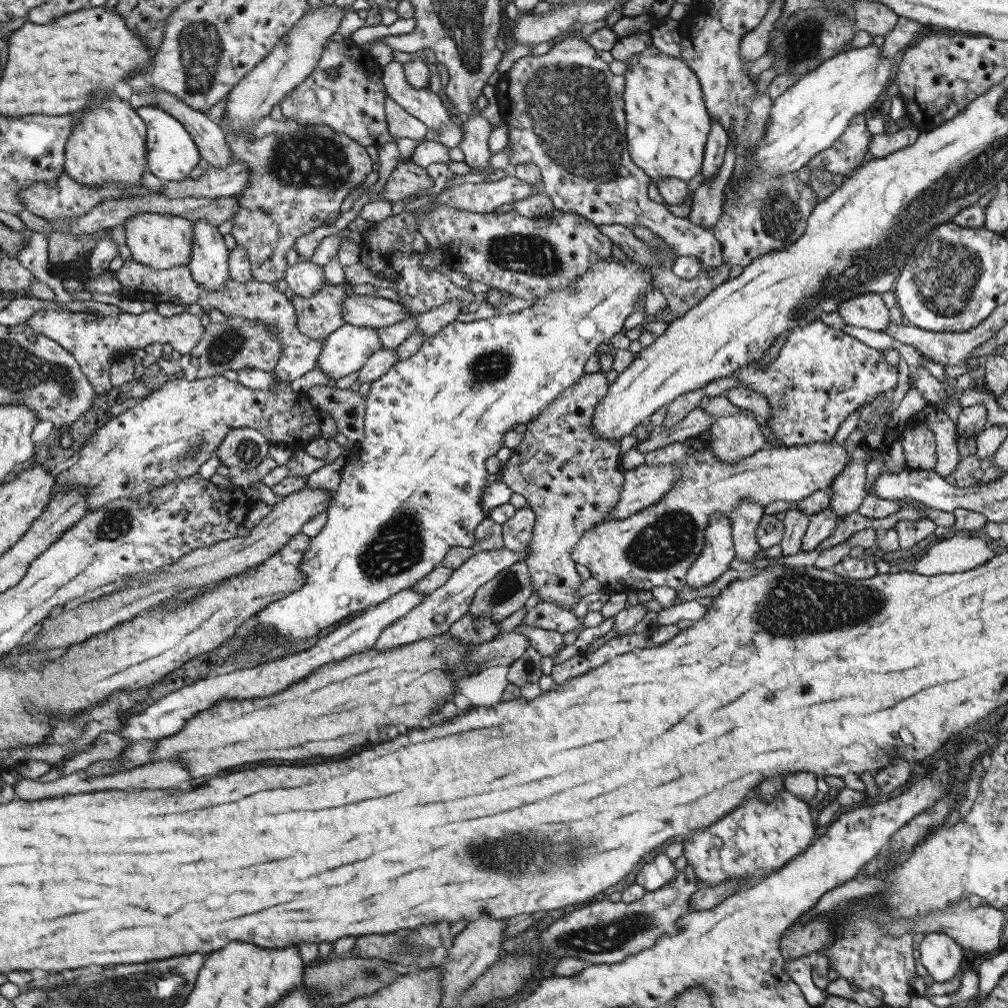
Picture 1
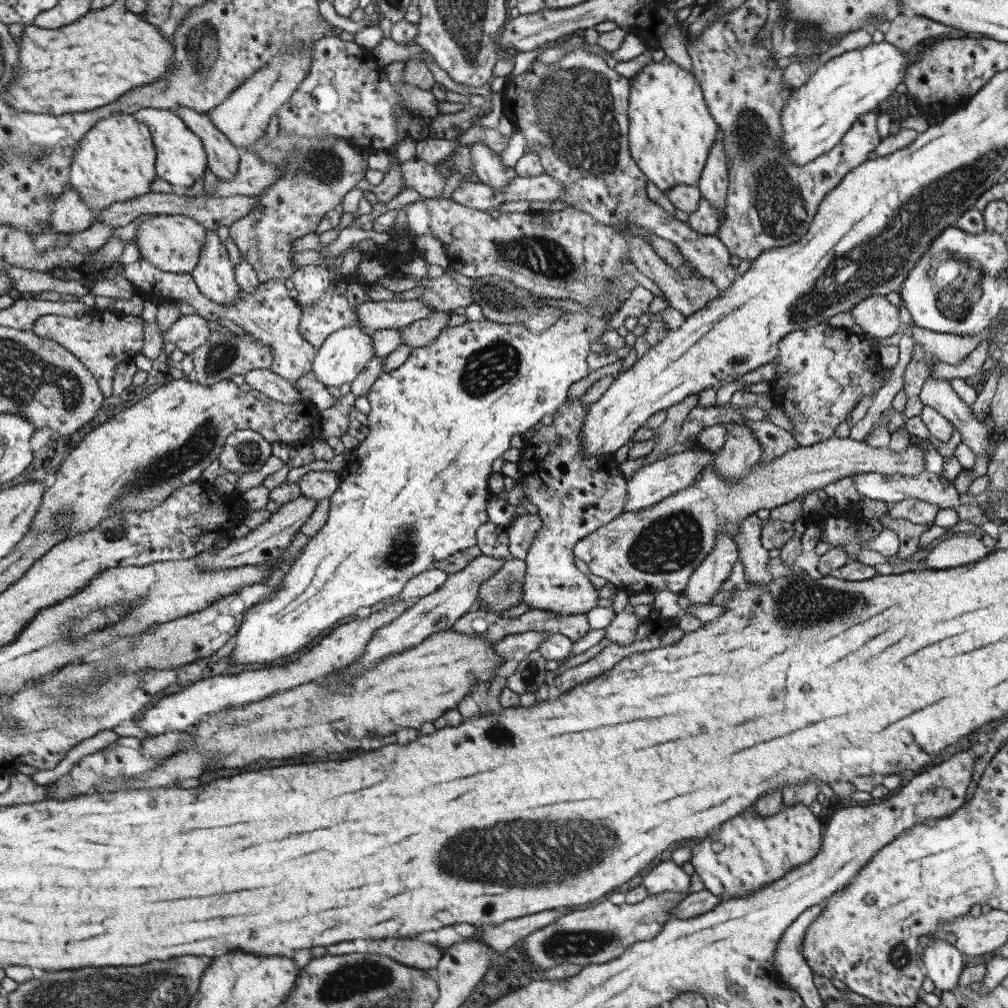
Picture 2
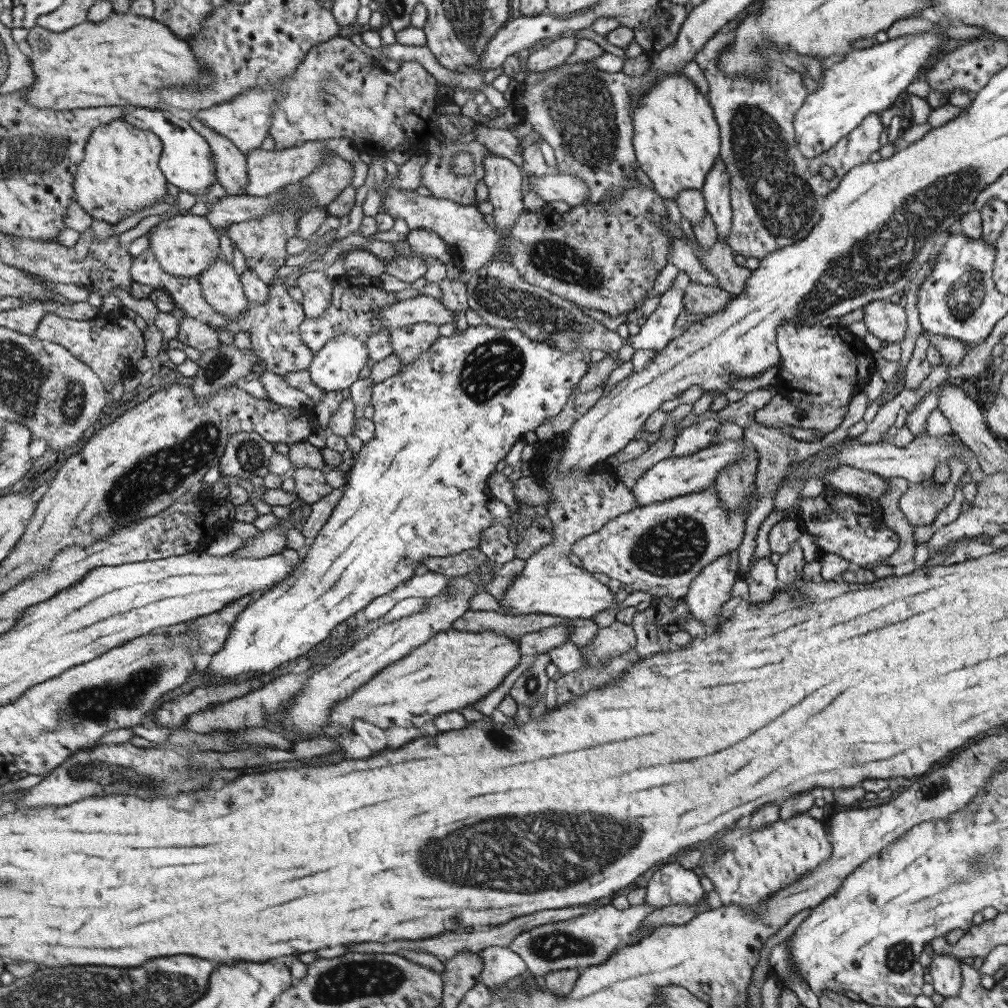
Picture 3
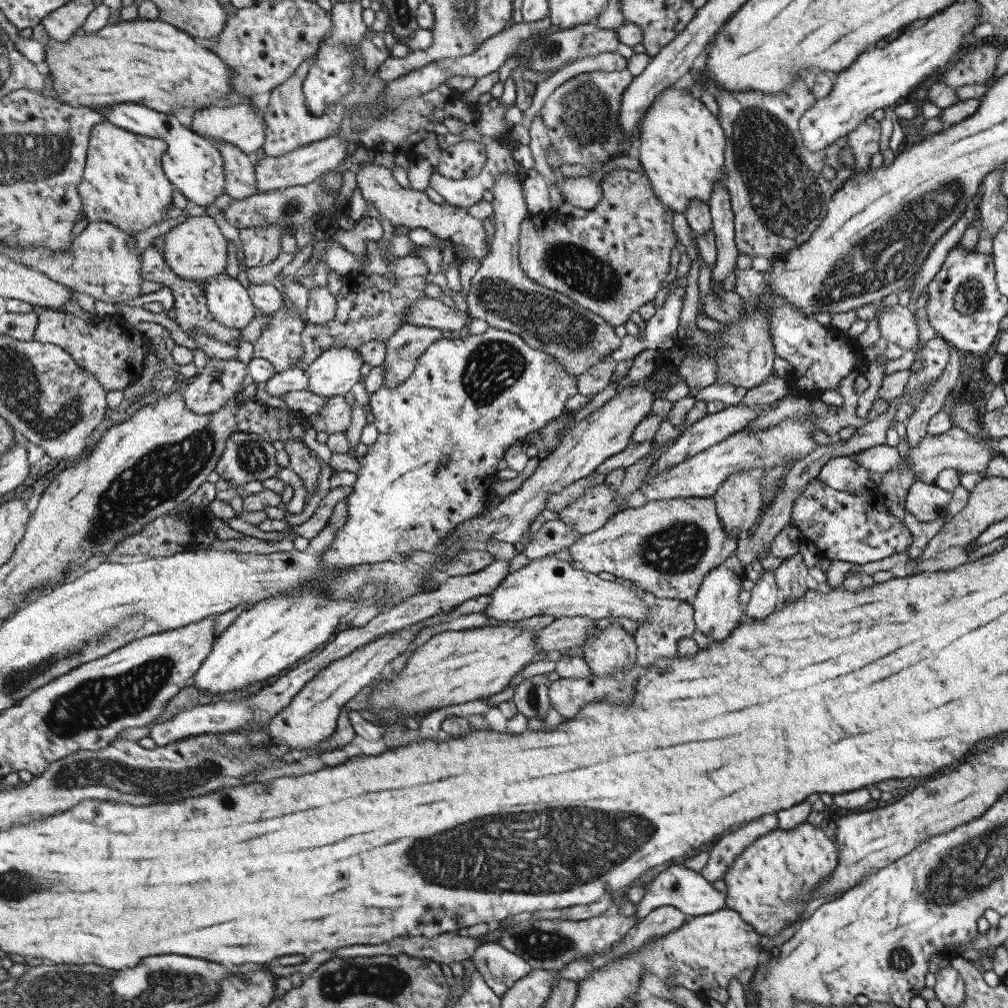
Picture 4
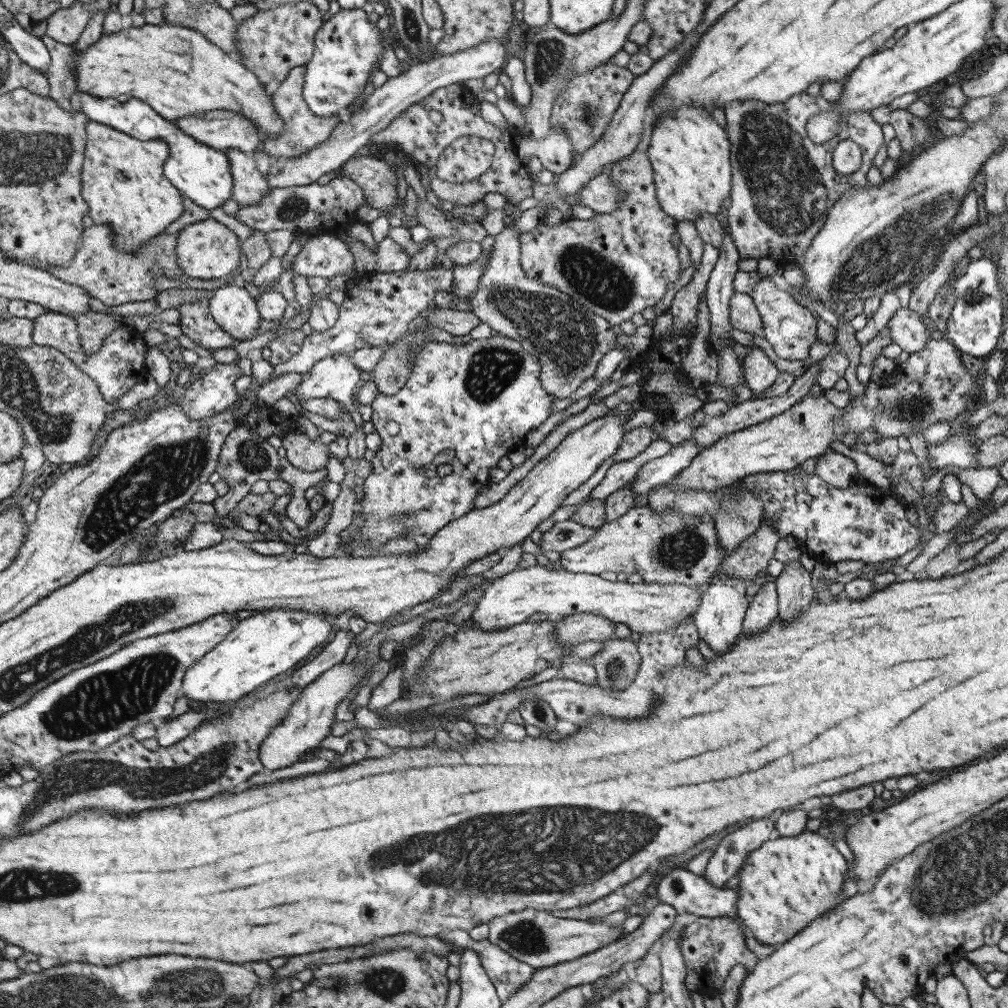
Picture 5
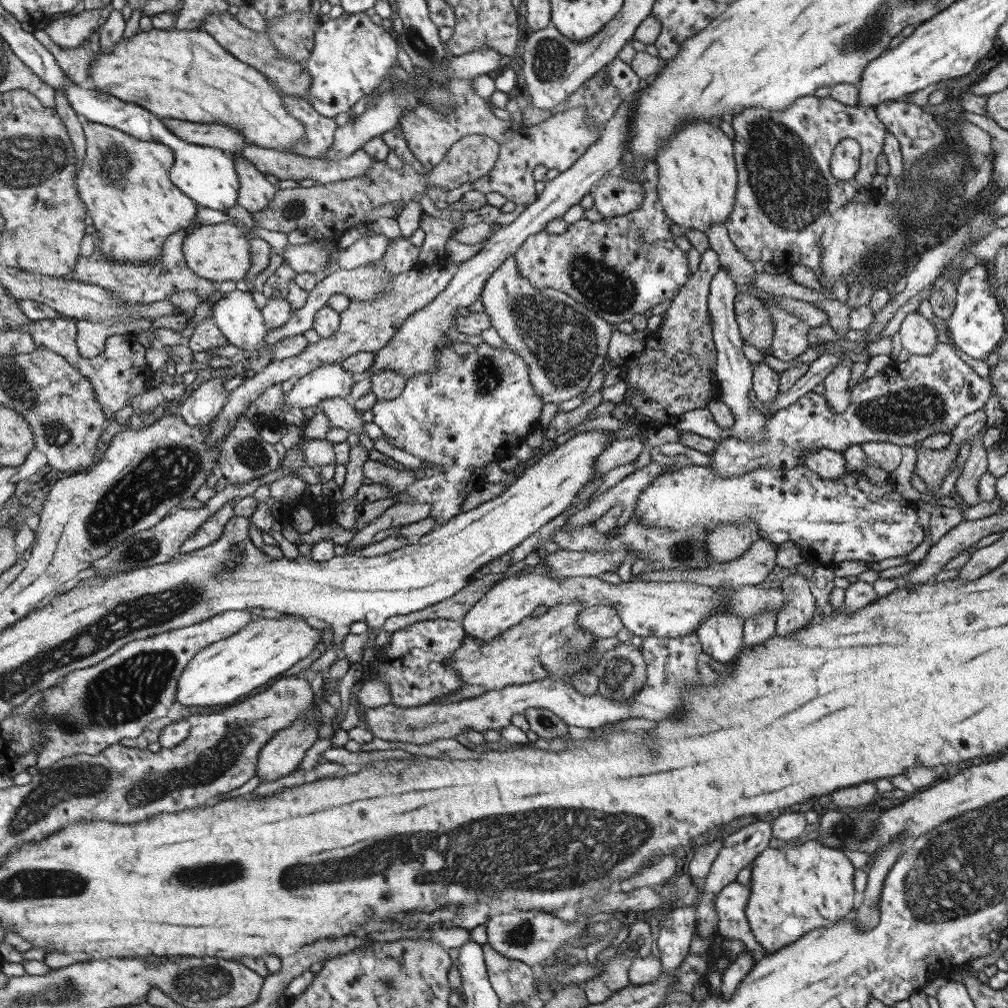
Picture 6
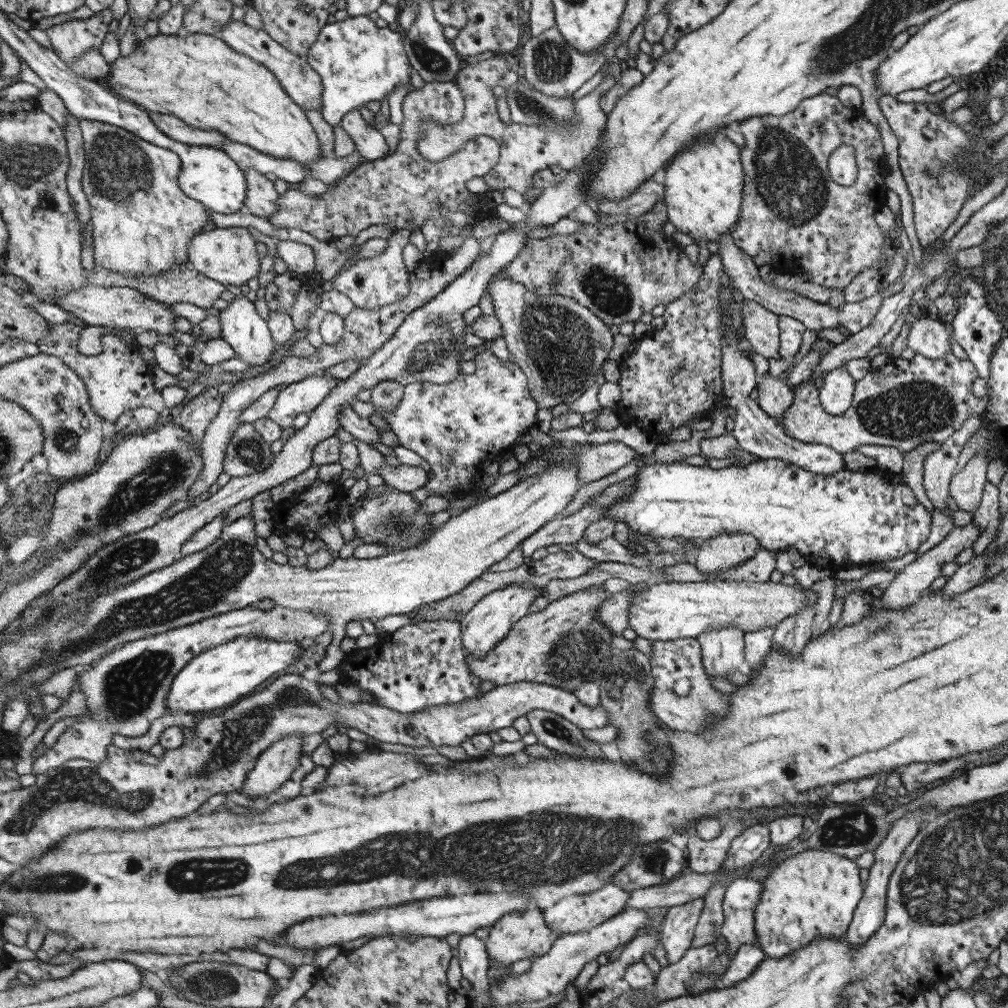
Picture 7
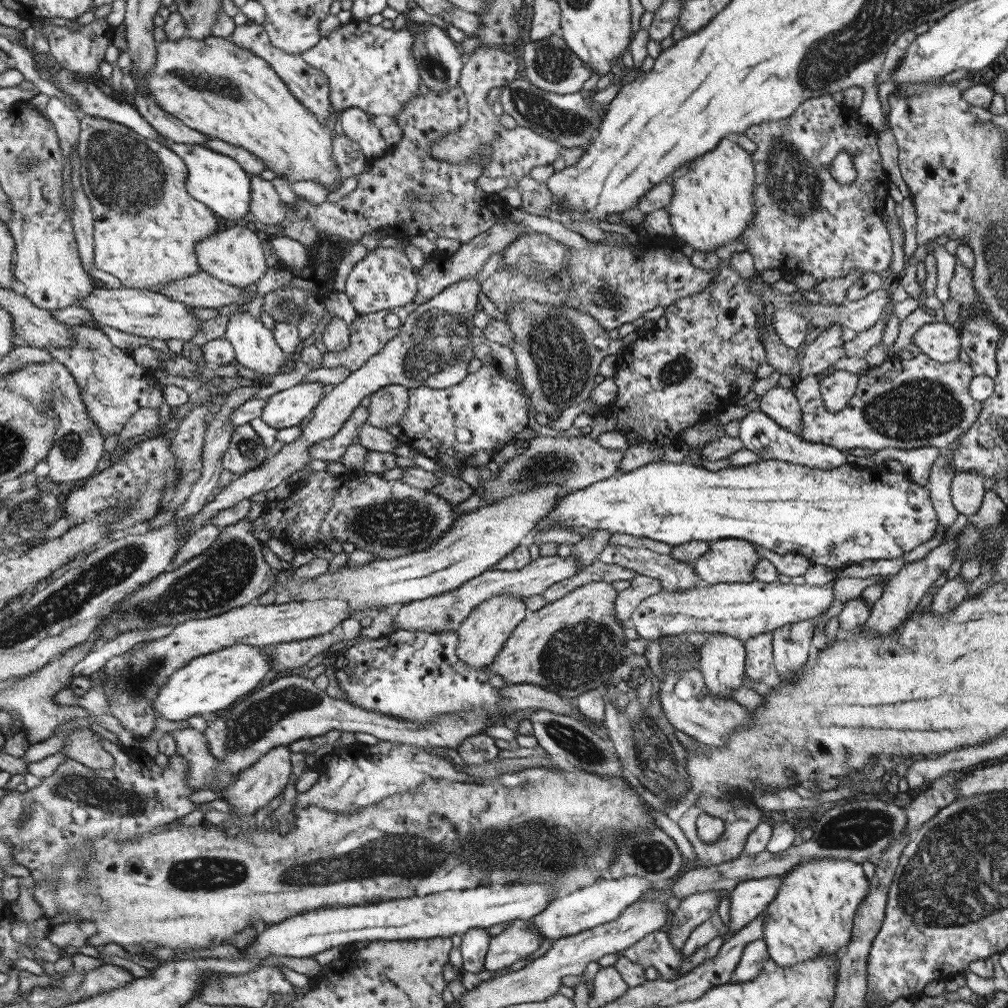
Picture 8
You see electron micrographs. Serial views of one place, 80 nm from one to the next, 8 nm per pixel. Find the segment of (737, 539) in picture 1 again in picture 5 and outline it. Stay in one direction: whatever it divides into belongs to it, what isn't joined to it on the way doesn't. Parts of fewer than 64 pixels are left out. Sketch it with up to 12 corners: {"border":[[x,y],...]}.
{"border":[[774,582],[751,596],[742,618],[746,635],[778,616]]}

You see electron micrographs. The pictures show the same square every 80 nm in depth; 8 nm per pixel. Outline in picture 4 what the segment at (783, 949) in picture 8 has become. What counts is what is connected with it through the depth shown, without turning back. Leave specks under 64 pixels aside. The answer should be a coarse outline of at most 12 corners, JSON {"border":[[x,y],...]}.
{"border":[[805,821],[744,846],[726,908],[764,939],[799,916],[837,861]]}

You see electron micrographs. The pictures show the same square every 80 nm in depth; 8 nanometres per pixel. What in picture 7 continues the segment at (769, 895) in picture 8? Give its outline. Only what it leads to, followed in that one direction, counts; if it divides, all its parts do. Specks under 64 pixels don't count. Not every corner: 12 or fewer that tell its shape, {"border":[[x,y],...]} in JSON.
{"border":[[734,878],[722,896],[727,959],[756,944],[753,911],[762,884]]}

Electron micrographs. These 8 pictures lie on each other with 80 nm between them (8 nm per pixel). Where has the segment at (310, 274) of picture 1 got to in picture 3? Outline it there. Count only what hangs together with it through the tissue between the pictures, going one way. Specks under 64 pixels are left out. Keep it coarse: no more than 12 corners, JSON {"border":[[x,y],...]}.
{"border":[[302,270],[291,278],[301,291],[304,316],[329,306],[332,284],[324,272]]}

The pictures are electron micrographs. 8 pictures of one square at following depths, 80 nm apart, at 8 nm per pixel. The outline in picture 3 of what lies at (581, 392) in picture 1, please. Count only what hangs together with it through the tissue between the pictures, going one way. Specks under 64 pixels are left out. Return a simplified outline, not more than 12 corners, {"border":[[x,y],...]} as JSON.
{"border":[[564,435],[530,476],[549,491],[551,542],[503,590],[509,615],[589,619],[607,585],[567,557],[637,506],[603,462],[558,475]]}

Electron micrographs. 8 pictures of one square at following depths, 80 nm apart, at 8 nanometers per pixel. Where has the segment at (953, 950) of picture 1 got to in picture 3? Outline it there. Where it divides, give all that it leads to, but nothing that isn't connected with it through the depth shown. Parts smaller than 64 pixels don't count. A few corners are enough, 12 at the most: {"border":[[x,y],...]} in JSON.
{"border":[[933,953],[927,980],[942,997],[959,992],[960,959]]}

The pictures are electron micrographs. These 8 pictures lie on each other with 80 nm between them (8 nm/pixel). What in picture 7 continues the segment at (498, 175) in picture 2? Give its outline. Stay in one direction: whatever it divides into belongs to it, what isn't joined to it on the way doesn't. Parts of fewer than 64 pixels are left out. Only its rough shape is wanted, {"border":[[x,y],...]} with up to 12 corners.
{"border":[[489,288],[538,408],[595,382],[609,327],[572,298]]}

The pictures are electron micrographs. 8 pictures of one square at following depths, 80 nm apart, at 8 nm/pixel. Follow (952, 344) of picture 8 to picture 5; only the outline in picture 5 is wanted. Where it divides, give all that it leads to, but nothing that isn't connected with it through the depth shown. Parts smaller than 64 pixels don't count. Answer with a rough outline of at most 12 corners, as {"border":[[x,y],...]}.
{"border":[[899,307],[887,321],[892,343],[909,354],[929,340],[919,315]]}

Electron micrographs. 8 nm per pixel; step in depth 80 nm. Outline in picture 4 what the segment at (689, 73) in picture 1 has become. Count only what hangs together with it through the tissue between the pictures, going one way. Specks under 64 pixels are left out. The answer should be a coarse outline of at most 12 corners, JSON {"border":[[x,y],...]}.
{"border":[[693,90],[640,118],[653,194],[684,214],[725,180],[725,137]]}

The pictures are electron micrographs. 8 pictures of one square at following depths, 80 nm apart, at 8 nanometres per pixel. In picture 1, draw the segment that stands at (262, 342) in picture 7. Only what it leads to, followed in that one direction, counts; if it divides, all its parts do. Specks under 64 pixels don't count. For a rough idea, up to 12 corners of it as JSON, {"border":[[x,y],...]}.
{"border":[[195,220],[186,268],[205,290],[223,290],[229,254],[217,227]]}

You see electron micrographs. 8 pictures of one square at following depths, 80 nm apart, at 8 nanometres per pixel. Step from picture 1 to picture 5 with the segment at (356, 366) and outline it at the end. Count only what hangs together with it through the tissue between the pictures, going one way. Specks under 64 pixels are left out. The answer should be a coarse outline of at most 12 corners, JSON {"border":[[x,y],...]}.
{"border":[[349,355],[326,356],[302,374],[299,401],[332,398],[364,421],[351,405],[359,372]]}

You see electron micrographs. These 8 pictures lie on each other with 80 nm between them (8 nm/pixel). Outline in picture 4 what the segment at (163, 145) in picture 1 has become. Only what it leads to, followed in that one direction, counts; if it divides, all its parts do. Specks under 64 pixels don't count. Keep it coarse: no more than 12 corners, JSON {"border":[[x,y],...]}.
{"border":[[97,106],[132,133],[166,142],[162,170],[200,207],[224,192],[219,151],[172,114]]}

